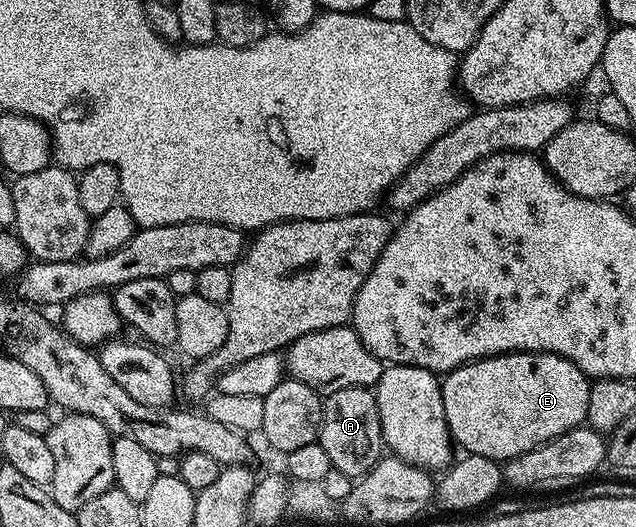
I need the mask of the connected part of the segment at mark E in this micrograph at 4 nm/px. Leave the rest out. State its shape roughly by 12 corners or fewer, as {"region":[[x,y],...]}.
{"region":[[512,351],[441,379],[462,452],[508,461],[586,422],[589,376]]}

